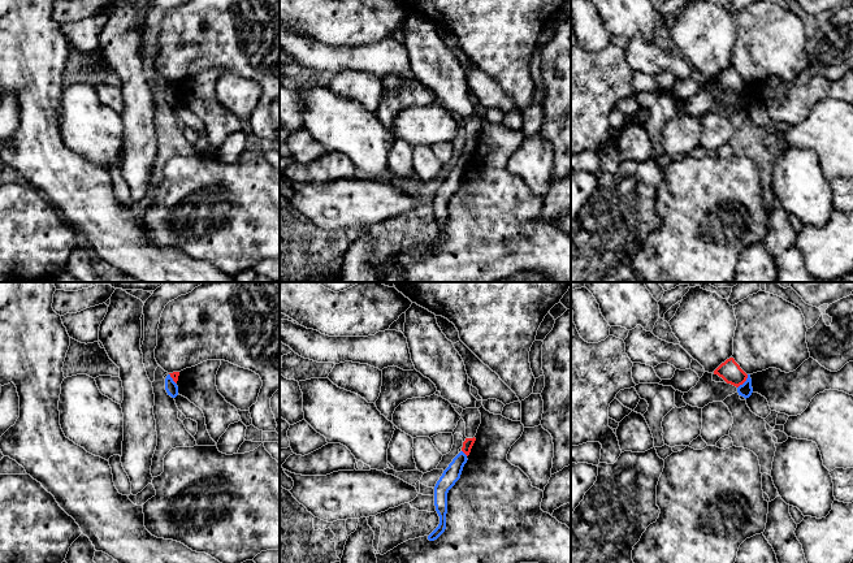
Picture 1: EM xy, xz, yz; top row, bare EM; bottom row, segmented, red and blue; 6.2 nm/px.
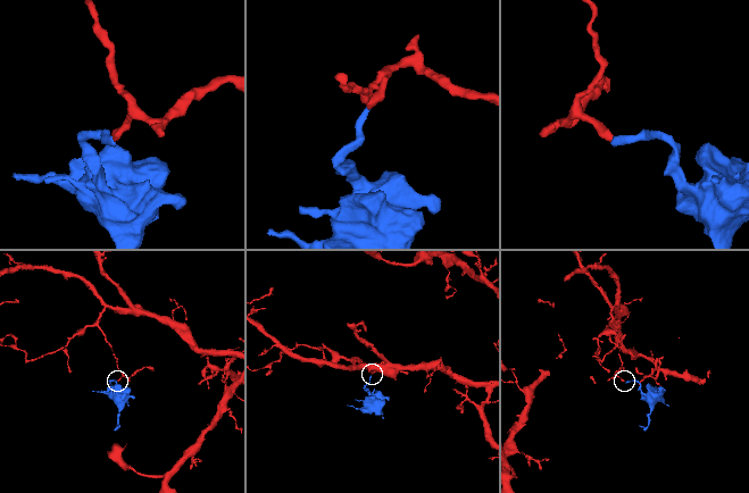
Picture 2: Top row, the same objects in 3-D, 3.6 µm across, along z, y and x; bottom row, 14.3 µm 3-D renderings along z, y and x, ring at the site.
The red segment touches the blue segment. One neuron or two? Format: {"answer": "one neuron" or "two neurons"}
{"answer": "two neurons"}

